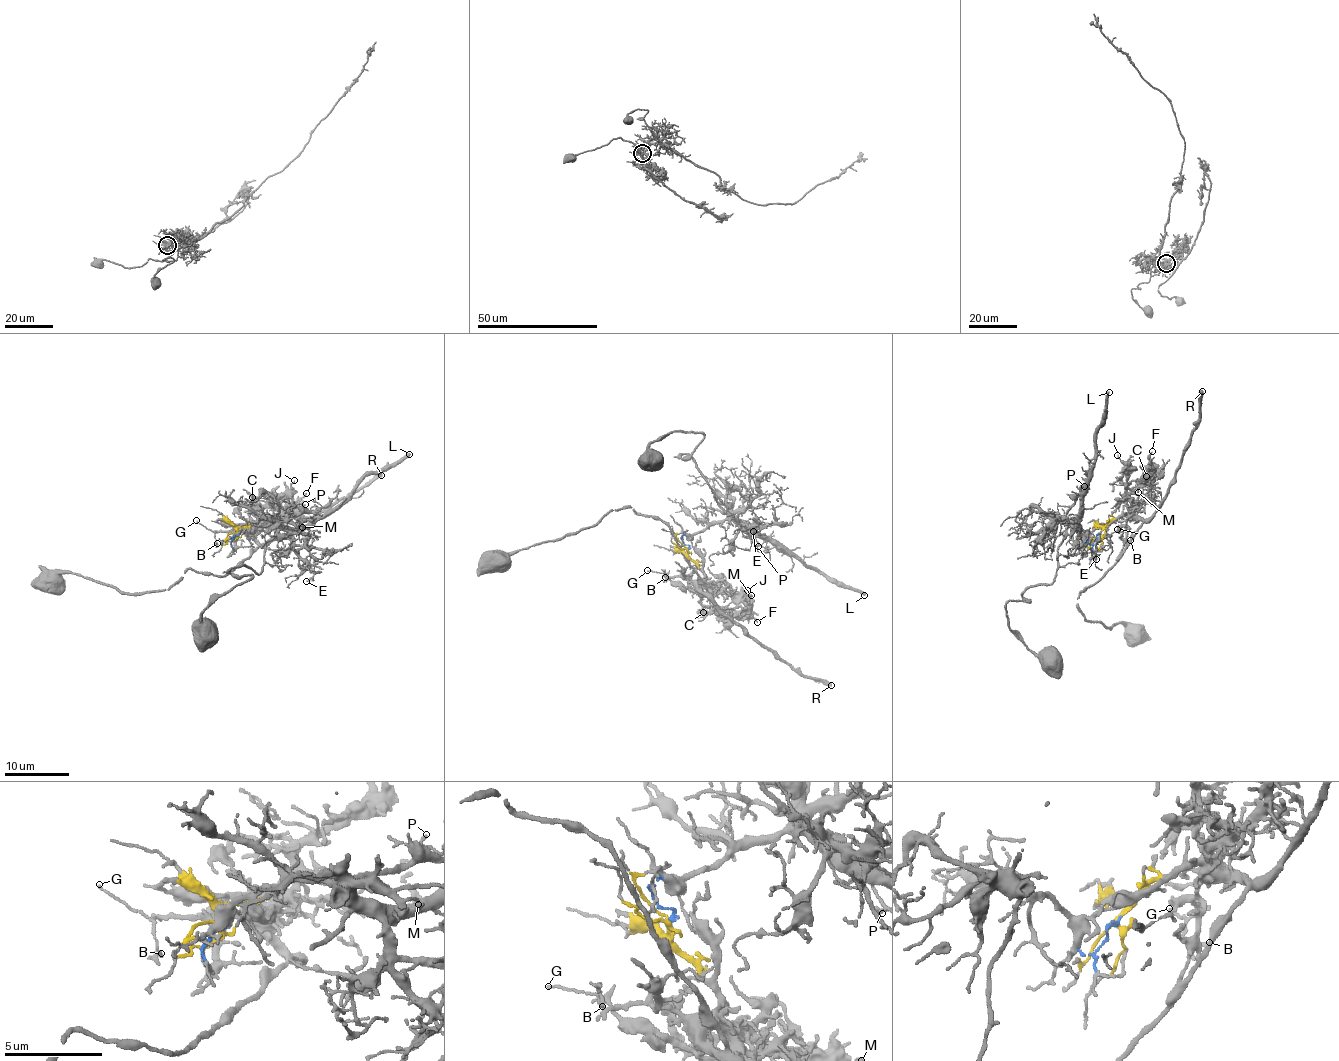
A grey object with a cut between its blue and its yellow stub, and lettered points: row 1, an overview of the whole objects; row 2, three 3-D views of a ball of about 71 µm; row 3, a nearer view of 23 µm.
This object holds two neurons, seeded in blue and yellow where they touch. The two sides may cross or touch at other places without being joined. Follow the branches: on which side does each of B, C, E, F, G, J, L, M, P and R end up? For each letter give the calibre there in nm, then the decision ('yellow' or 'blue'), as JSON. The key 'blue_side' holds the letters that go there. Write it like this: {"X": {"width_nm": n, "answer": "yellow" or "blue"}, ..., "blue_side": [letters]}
{"B": {"width_nm": 110, "answer": "yellow"}, "C": {"width_nm": 150, "answer": "yellow"}, "E": {"width_nm": 120, "answer": "blue"}, "F": {"width_nm": 140, "answer": "yellow"}, "G": {"width_nm": 90, "answer": "yellow"}, "J": {"width_nm": 130, "answer": "yellow"}, "L": {"width_nm": 360, "answer": "blue"}, "M": {"width_nm": 200, "answer": "yellow"}, "P": {"width_nm": 130, "answer": "blue"}, "R": {"width_nm": 440, "answer": "yellow"}, "blue_side": ["E", "L", "P"]}

